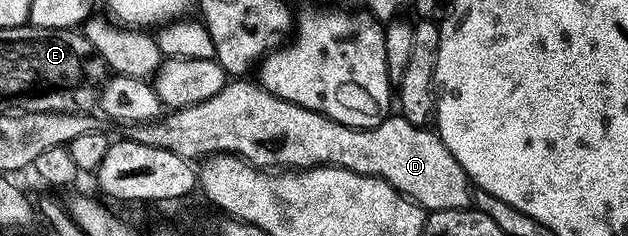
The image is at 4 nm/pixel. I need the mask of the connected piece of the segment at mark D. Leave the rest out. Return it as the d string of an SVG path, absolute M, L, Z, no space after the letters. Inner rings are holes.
M248 79L233 80L225 89L218 91L214 99L206 99L206 103L177 109L169 112L169 117L164 115L155 121L137 125L131 130L131 140L146 147L165 149L193 163L217 155L231 155L265 171L335 167L367 177L381 177L399 193L416 202L421 209L432 213L458 211L473 204L474 186L468 172L458 163L458 159L454 159L452 152L431 128L419 129L411 125L405 117L392 115L376 129L351 129L337 121L331 121L329 117L323 117L320 113L306 111L306 107L286 103L286 99L278 99L260 84L252 82L251 85L250 82Z

